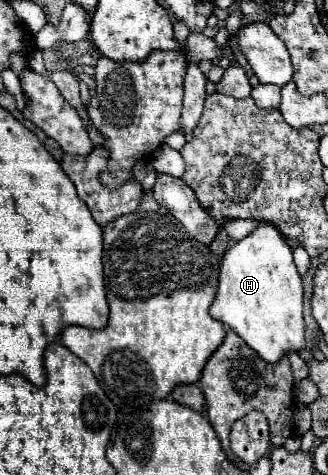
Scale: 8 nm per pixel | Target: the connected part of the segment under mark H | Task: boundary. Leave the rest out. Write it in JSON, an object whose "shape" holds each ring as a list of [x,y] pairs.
{"shape":[[[258,221],[256,229],[240,241],[234,241],[220,261],[220,277],[216,297],[210,305],[210,315],[236,331],[262,359],[276,363],[288,351],[300,351],[304,347],[304,319],[302,319],[302,281],[292,259],[292,249],[286,237],[274,223]]]}

